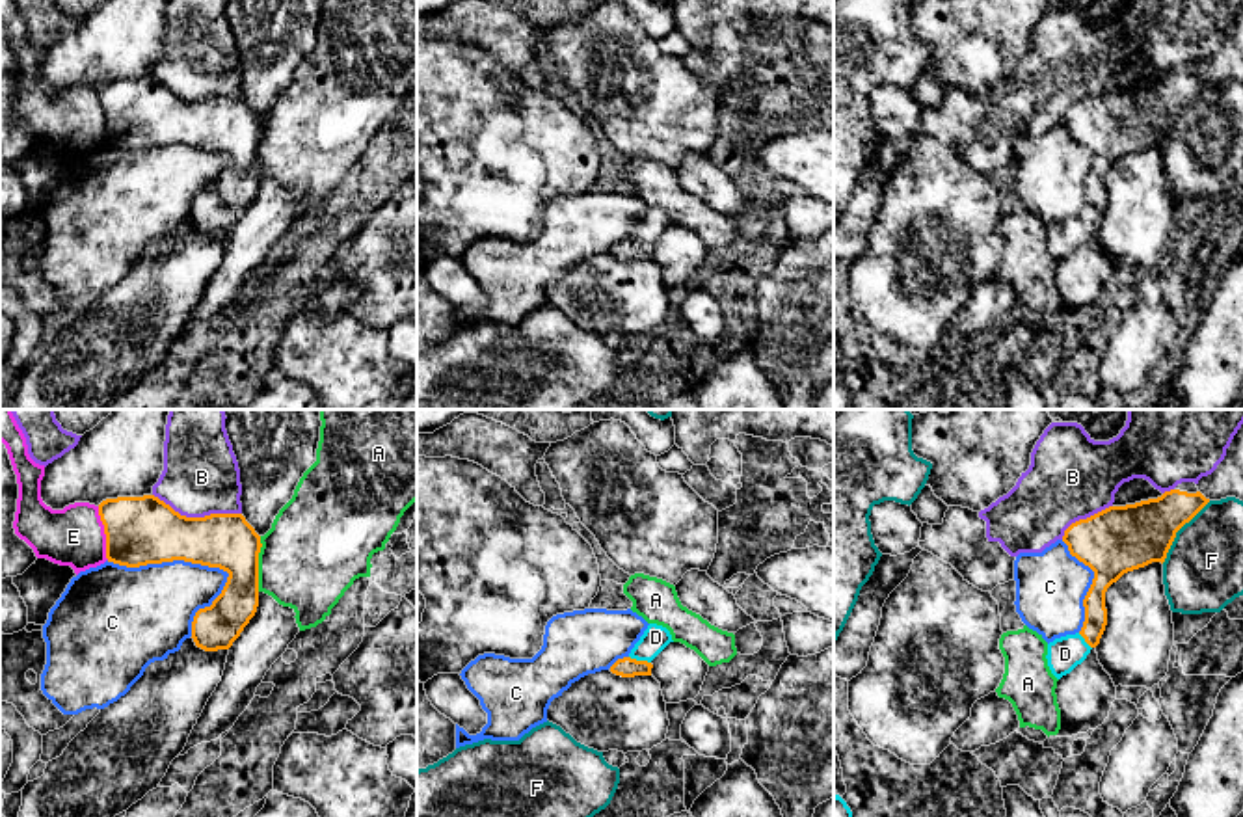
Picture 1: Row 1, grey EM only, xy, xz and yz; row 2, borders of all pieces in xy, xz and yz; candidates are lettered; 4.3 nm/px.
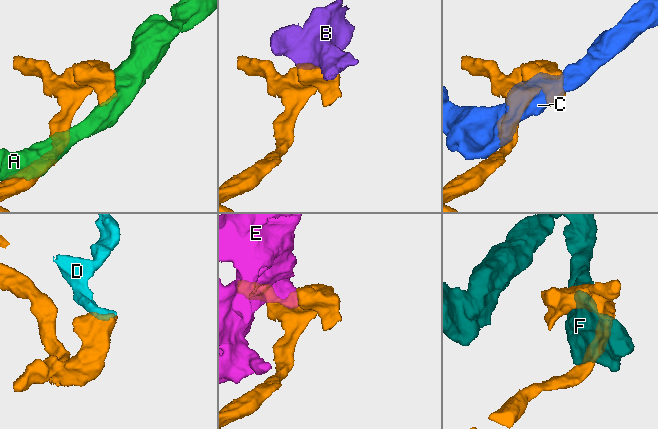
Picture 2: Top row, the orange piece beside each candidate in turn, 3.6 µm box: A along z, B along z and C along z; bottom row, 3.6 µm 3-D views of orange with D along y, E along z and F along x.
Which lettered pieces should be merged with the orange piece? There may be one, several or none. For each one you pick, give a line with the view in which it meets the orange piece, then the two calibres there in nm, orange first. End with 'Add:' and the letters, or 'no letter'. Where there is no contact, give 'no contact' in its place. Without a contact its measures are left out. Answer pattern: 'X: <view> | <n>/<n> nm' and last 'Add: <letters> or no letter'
D: xz | 90/110 nm
Add: D

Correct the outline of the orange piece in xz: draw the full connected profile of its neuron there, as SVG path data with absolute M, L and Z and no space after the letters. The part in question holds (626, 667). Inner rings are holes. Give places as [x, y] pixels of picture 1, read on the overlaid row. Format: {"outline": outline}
{"outline": "M649 623L631 653L618 659L610 672L622 677L651 676L651 661L670 644L672 635L666 627Z"}

